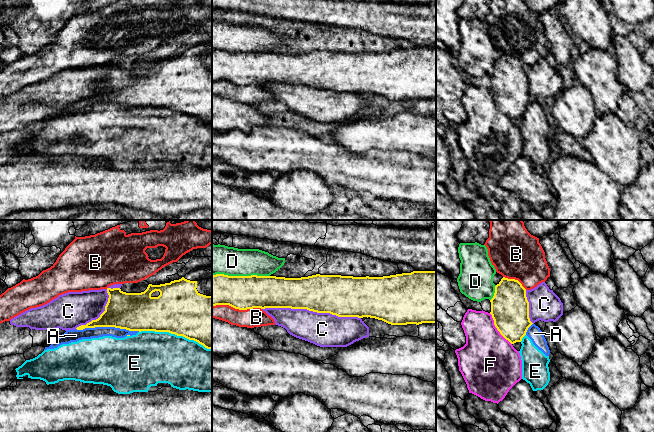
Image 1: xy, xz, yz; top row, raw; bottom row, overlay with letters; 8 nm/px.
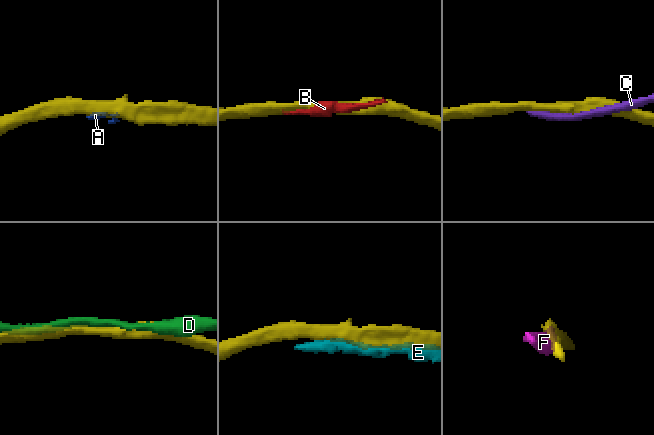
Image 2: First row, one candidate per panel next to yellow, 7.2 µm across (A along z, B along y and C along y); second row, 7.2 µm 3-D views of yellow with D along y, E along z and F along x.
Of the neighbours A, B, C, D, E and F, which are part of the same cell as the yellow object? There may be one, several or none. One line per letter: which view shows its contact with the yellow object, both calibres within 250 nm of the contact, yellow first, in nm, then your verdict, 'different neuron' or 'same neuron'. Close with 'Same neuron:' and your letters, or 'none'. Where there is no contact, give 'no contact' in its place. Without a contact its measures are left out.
A: contact in xy; calibres 300 and 90 nm; different neuron
B: contact in xz; calibres 280 and 160 nm; different neuron
C: contact in xz; calibres 320 and 280 nm; different neuron
D: contact in xz; calibres 280 and 240 nm; different neuron
E: contact in xy; calibres 400 and 420 nm; different neuron
F: contact in yz; calibres 300 and 420 nm; different neuron
Same neuron: none

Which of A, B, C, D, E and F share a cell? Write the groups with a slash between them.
A E / B / C / D / F

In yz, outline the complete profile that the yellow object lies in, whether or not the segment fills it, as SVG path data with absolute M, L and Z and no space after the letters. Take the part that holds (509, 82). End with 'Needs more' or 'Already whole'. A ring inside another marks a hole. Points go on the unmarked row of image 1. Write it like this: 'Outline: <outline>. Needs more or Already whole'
Outline: M503 53L495 62L490 78L490 90L500 110L511 120L521 118L533 100L529 94L526 65L518 56Z. Already whole

